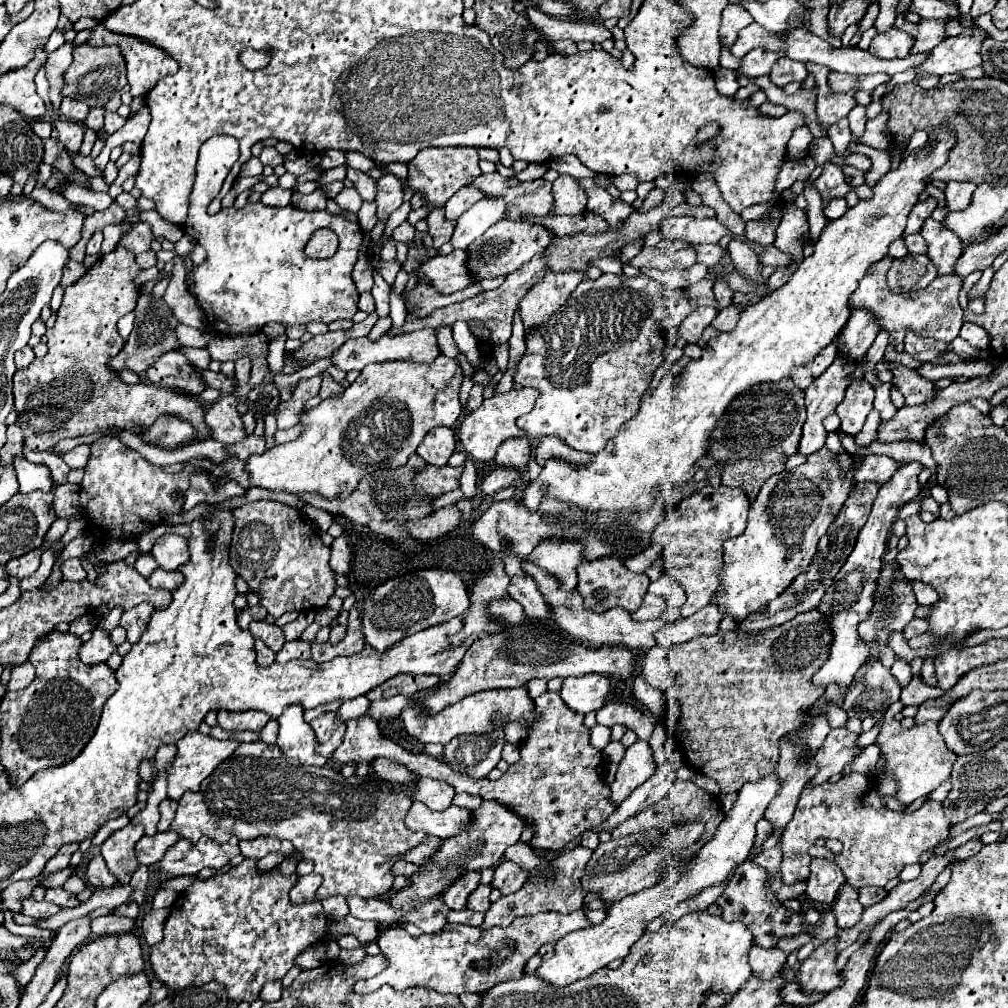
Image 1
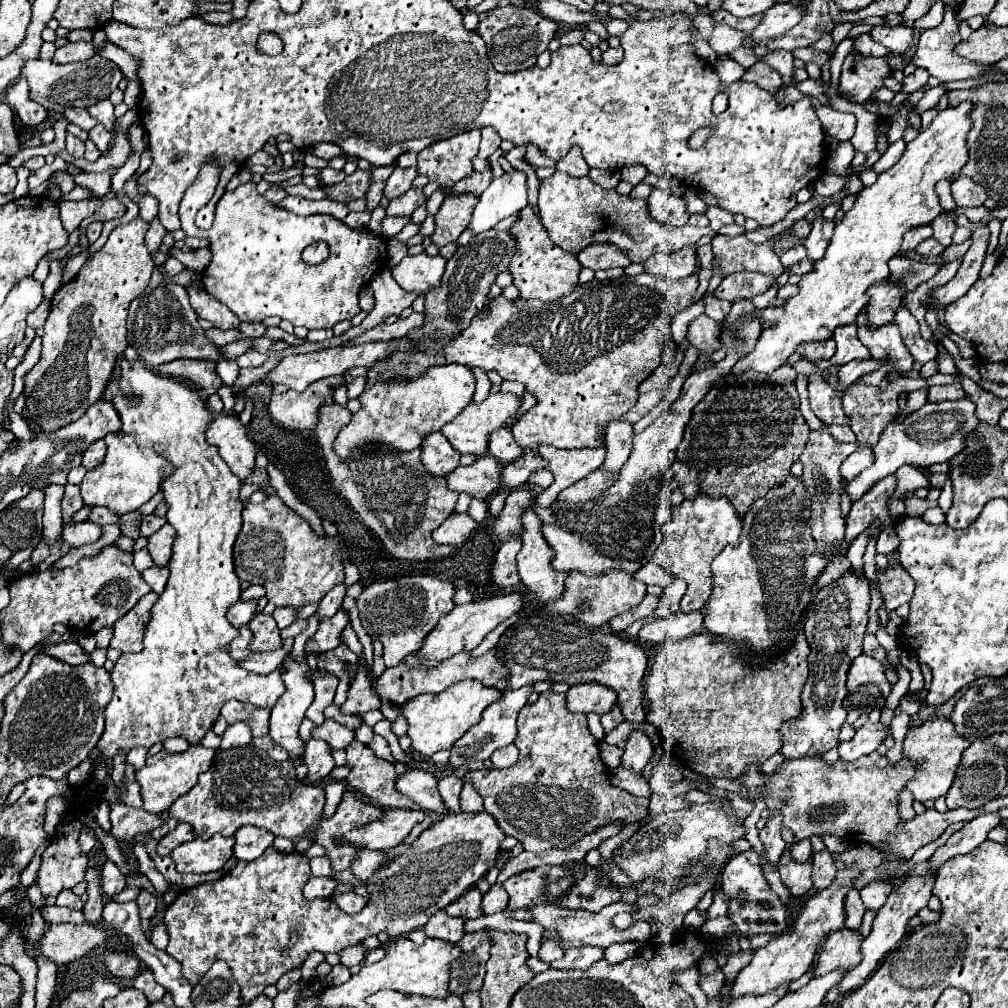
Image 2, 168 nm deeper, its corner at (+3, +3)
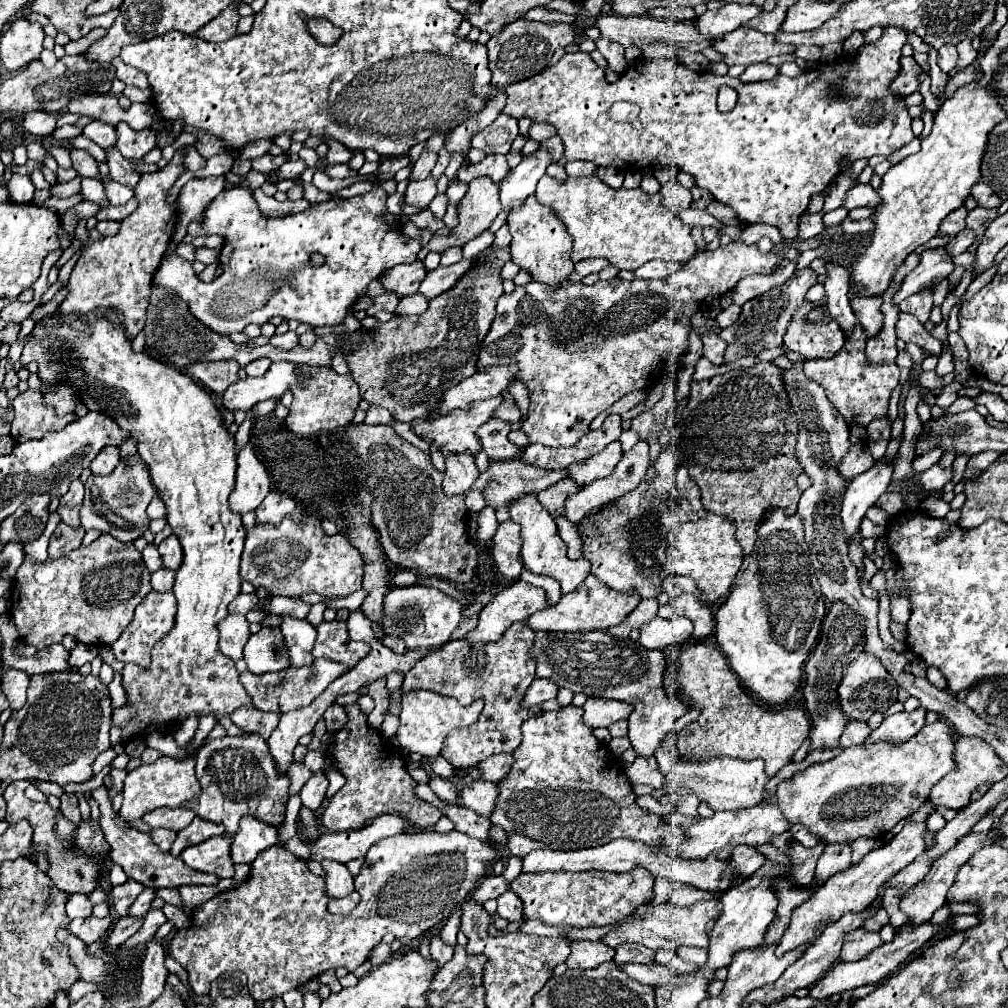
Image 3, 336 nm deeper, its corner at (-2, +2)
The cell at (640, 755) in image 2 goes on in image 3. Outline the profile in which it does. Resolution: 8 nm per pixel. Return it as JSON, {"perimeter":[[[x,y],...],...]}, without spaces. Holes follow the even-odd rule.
{"perimeter":[[[536,632],[536,640],[532,646],[532,658],[536,660],[536,678],[548,678],[556,682],[560,688],[568,688],[572,692],[582,692],[586,696],[598,698],[614,698],[622,702],[630,702],[634,712],[630,714],[630,742],[638,756],[652,756],[660,744],[660,740],[674,728],[674,722],[688,712],[688,704],[678,700],[666,690],[666,668],[668,658],[660,650],[644,650],[638,642],[618,640],[608,632]]]}

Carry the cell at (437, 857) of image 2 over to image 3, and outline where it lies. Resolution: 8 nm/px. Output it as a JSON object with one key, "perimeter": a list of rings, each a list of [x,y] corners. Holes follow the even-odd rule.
{"perimeter":[[[432,830],[412,834],[402,832],[398,836],[384,838],[370,846],[364,858],[364,866],[354,879],[355,890],[360,894],[358,906],[350,914],[338,916],[326,910],[328,896],[324,878],[314,876],[304,860],[296,858],[280,844],[274,844],[260,852],[260,856],[250,864],[250,876],[244,884],[214,896],[202,906],[196,906],[190,928],[178,930],[168,950],[172,958],[188,972],[190,986],[198,996],[206,996],[210,992],[210,984],[220,974],[240,970],[248,976],[250,996],[260,1004],[274,996],[282,996],[288,990],[302,988],[308,980],[320,976],[326,970],[344,966],[348,972],[354,972],[362,962],[368,960],[372,948],[386,932],[396,934],[402,944],[410,944],[426,930],[450,918],[452,908],[458,908],[478,886],[478,882],[482,882],[494,858],[496,850],[492,844],[474,840],[458,830],[446,834]]]}

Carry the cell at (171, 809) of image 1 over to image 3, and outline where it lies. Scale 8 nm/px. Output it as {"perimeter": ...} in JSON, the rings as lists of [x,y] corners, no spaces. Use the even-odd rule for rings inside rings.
{"perimeter":[[[154,828],[154,830],[150,832],[150,836],[152,836],[154,844],[158,844],[158,848],[160,848],[162,852],[170,852],[172,842],[176,840],[176,832],[166,830],[166,828]]]}

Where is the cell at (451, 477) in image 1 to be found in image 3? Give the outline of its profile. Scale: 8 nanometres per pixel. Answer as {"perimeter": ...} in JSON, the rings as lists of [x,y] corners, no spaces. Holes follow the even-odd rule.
{"perimeter":[[[516,456],[512,460],[492,462],[490,468],[480,474],[474,486],[478,490],[484,490],[488,506],[498,508],[498,506],[508,506],[512,500],[532,490],[540,492],[566,476],[568,476],[566,468],[546,470],[540,466],[526,466],[526,462],[520,456]]]}

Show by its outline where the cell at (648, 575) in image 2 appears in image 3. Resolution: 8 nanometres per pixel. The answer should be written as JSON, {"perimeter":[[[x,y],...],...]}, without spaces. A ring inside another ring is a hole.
{"perimeter":[[[672,576],[664,582],[664,590],[670,594],[670,598],[676,598],[680,594],[694,594],[696,598],[704,598],[704,594],[698,590],[696,582],[692,578],[686,578],[686,576]]]}

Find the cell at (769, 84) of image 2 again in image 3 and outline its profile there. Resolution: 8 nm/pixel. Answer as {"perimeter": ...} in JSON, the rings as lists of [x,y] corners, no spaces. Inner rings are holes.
{"perimeter":[[[752,64],[744,70],[744,74],[740,76],[740,82],[760,82],[760,80],[772,80],[778,74],[778,68],[772,64]]]}

